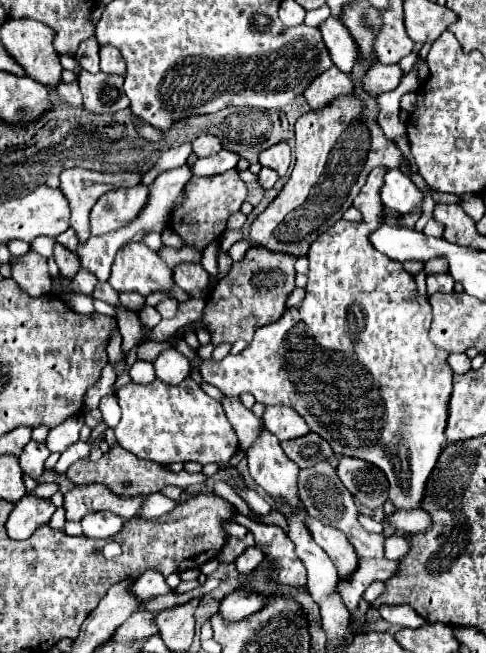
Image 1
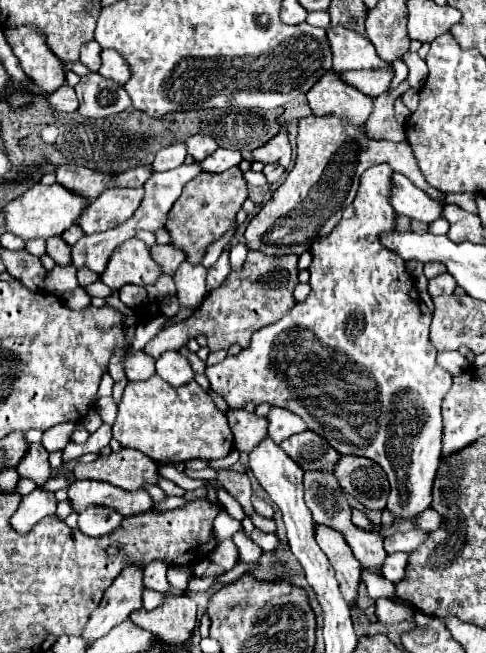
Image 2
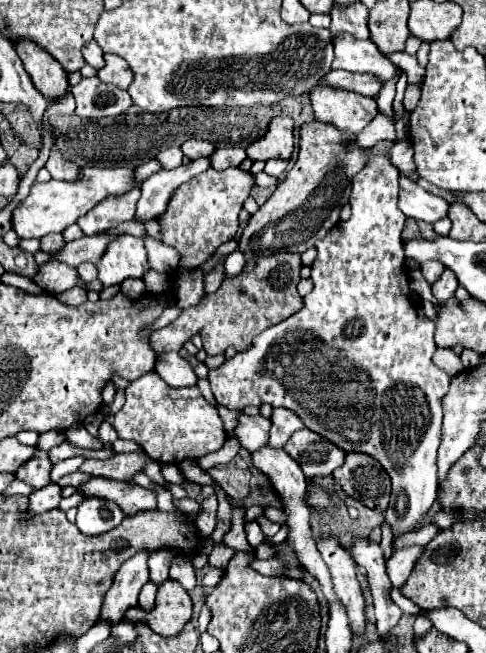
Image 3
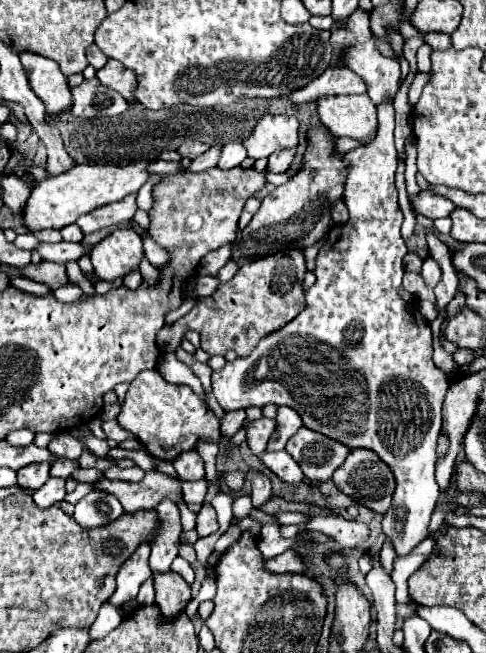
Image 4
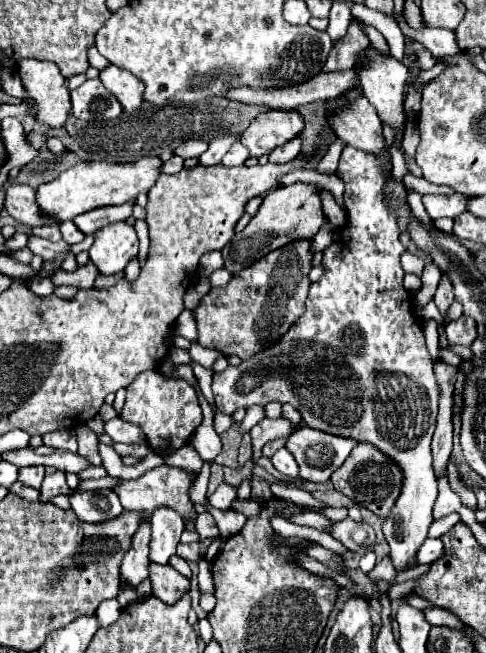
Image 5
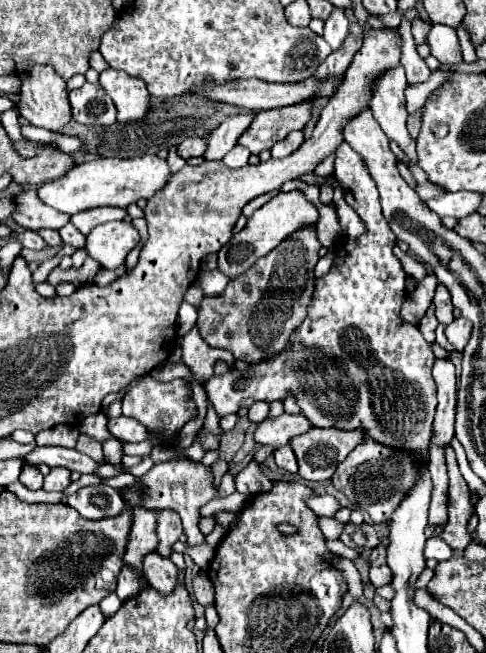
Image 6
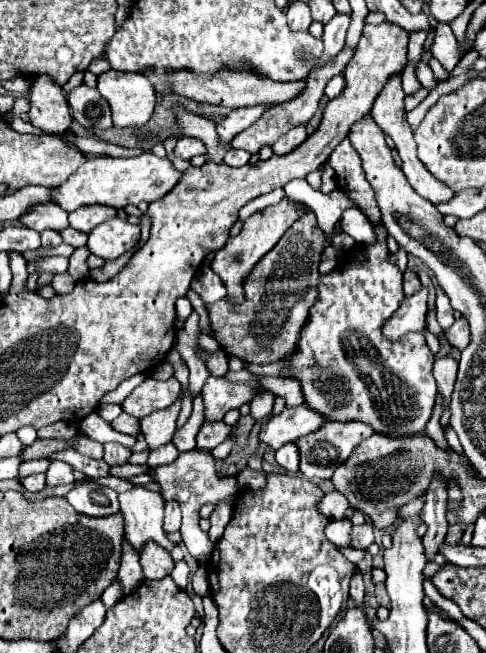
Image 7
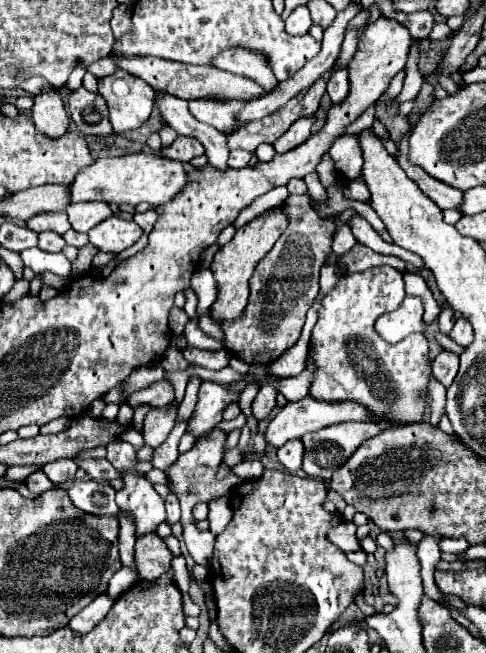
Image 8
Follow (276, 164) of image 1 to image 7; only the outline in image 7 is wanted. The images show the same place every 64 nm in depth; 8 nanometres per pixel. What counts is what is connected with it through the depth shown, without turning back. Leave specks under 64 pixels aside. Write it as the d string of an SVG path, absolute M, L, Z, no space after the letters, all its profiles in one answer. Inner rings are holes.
M344 46L344 50L342 50L336 58L332 58L332 62L328 62L328 66L320 66L320 70L314 70L314 72L308 76L308 86L306 86L306 90L304 90L300 96L296 96L292 102L284 102L284 104L280 104L280 106L268 108L250 128L246 128L244 132L240 132L240 134L232 140L232 148L244 148L244 150L256 154L260 148L272 146L280 136L284 136L284 134L286 134L288 130L292 130L294 126L308 124L310 118L314 116L316 108L318 108L318 102L320 102L320 98L322 98L322 94L324 94L326 84L328 84L336 74L342 74L342 72L344 72L344 66L346 66L346 64L350 62L350 58L352 58L352 50L354 50L354 48Z

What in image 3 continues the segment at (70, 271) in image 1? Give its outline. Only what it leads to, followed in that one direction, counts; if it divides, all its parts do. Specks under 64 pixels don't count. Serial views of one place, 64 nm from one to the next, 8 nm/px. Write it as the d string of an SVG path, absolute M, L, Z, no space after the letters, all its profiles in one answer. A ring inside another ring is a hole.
M46 234L44 238L42 238L42 250L46 252L46 254L56 254L56 252L60 252L64 248L64 238L62 238L62 234Z

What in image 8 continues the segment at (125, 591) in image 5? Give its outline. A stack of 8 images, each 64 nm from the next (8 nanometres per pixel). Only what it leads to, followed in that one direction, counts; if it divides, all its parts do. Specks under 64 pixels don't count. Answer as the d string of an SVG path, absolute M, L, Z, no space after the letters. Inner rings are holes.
M120 512L118 516L120 516L120 540L118 540L118 546L120 546L122 566L136 568L136 564L134 564L134 544L136 544L136 538L134 538L134 522L124 512Z

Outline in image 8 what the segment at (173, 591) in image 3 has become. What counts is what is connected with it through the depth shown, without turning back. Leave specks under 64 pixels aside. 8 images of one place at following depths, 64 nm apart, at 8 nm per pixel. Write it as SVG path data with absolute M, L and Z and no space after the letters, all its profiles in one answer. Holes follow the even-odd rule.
M146 534L136 540L136 568L142 580L156 580L170 570L172 552L158 534Z

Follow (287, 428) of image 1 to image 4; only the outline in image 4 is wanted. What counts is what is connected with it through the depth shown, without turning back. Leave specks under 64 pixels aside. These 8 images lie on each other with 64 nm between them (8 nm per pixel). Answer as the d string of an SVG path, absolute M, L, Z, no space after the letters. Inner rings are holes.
M280 406L278 408L278 416L276 416L276 430L274 430L274 434L272 434L266 450L270 450L270 452L284 450L288 438L292 434L296 434L296 430L300 426L302 426L302 420L300 420L298 412L292 410L292 408L288 408L288 406Z

